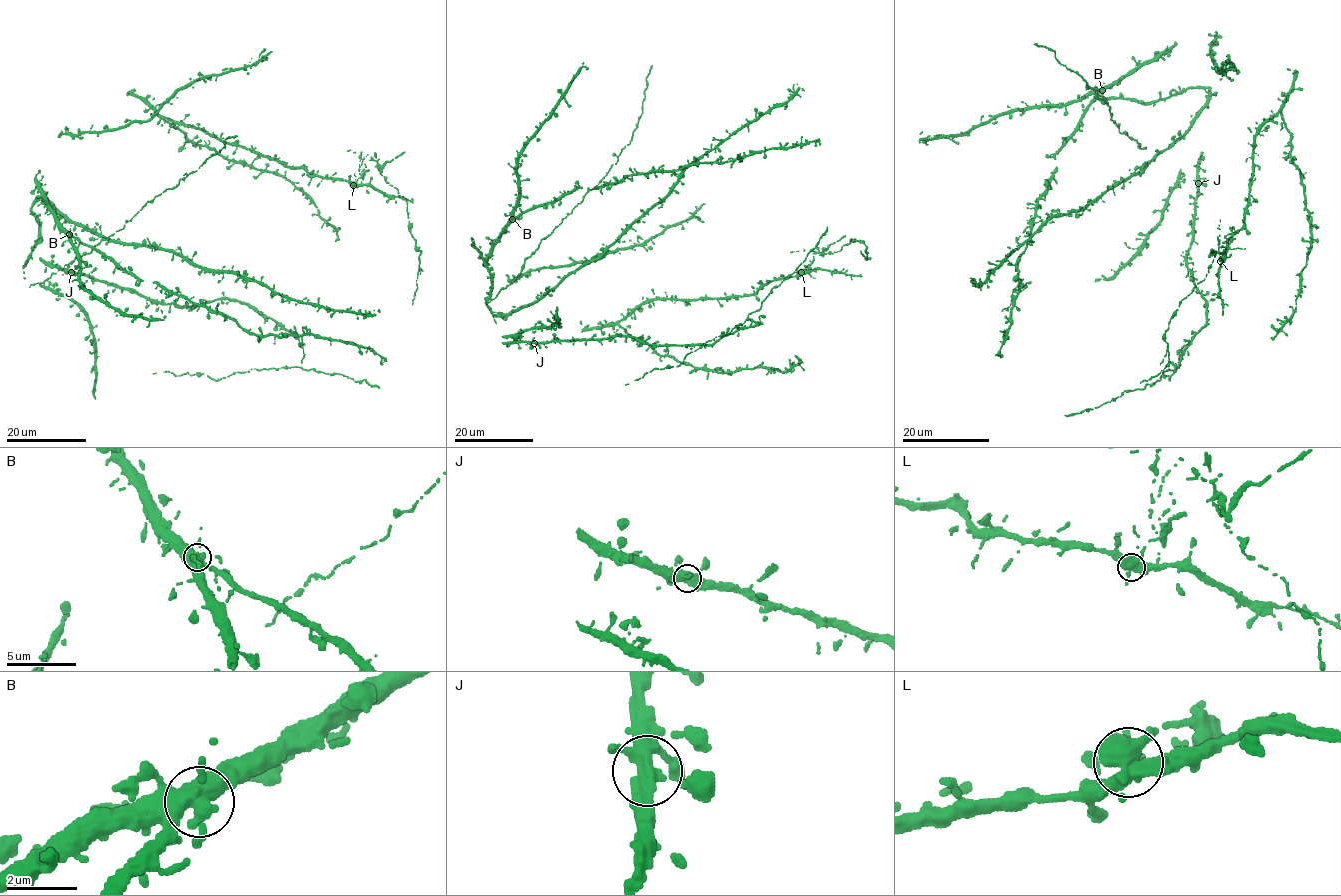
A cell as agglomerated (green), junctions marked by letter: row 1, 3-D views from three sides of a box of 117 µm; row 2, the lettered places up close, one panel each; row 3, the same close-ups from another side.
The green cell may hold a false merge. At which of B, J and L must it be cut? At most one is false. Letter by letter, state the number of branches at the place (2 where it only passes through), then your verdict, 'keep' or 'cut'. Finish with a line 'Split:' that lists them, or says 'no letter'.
B: branches 5; keep
J: branches 5; keep
L: branches 5; cut
Split: L

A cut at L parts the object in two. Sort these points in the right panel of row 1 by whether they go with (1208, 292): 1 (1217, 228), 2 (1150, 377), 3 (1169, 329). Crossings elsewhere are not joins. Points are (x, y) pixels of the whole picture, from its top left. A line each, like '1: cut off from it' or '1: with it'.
1: cut off from it
2: cut off from it
3: cut off from it

